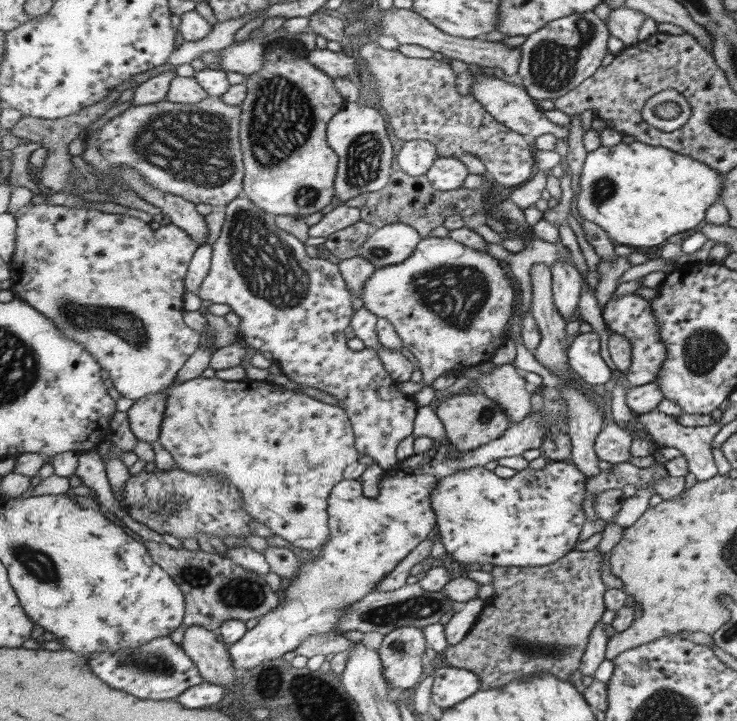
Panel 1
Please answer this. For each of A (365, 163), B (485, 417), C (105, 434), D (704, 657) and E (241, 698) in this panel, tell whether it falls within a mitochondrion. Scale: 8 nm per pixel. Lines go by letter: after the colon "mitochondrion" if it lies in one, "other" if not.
A: mitochondrion
B: mitochondrion
C: other
D: other
E: other

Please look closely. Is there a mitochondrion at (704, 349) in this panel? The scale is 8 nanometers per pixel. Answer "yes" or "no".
yes

